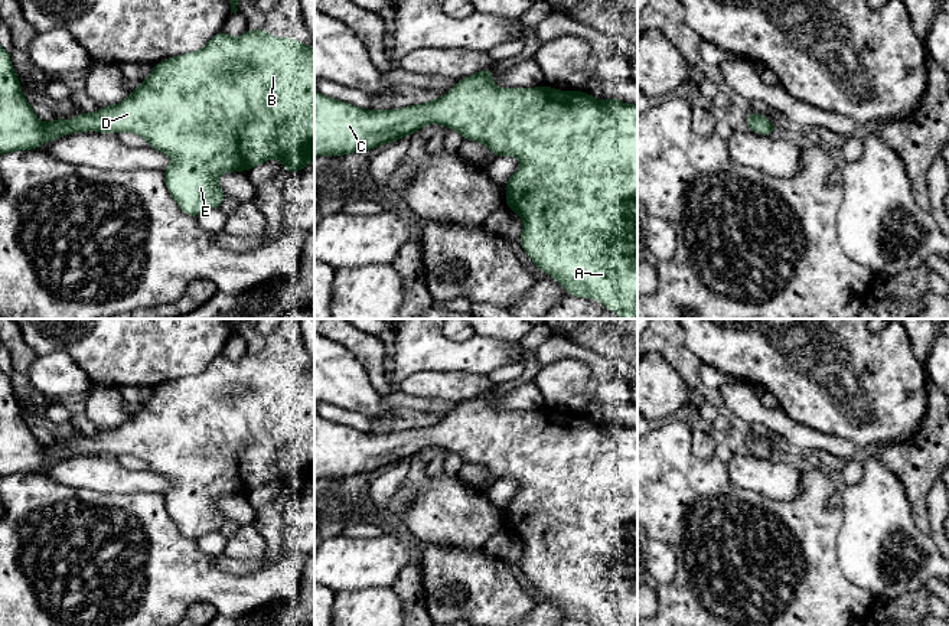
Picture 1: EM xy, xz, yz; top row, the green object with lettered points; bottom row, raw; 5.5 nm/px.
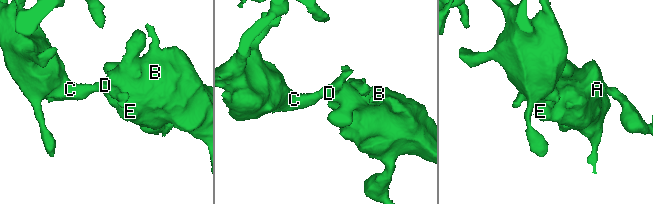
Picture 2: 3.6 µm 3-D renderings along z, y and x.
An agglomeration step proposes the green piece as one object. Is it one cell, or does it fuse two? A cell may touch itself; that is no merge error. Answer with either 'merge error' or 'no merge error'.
no merge error

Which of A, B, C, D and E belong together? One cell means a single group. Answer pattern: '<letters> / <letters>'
A B C D E

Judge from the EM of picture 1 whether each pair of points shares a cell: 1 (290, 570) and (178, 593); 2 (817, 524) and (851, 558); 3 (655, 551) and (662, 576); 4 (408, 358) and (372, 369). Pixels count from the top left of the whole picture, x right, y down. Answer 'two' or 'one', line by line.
1: one
2: two
3: one
4: two

